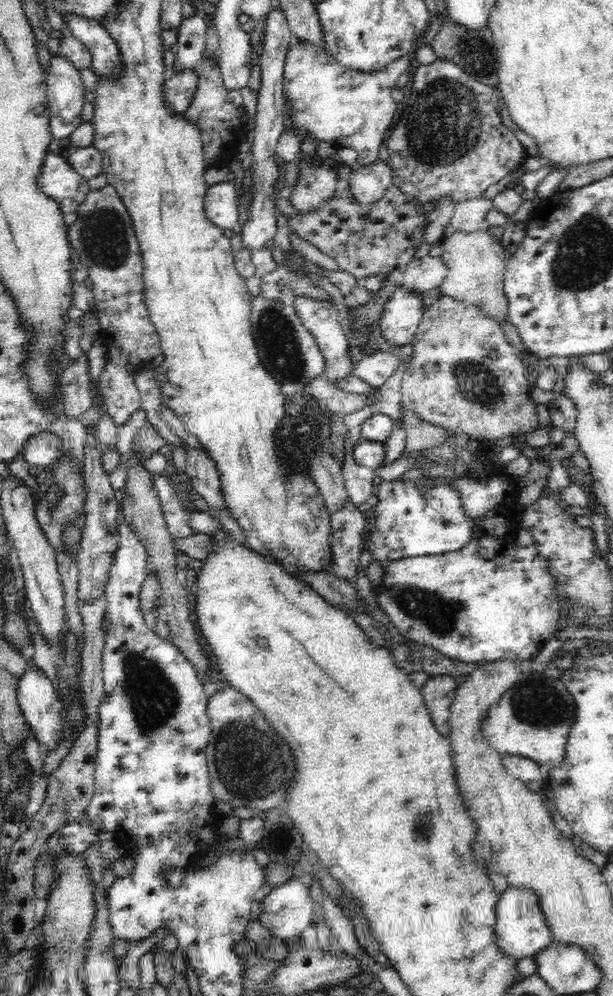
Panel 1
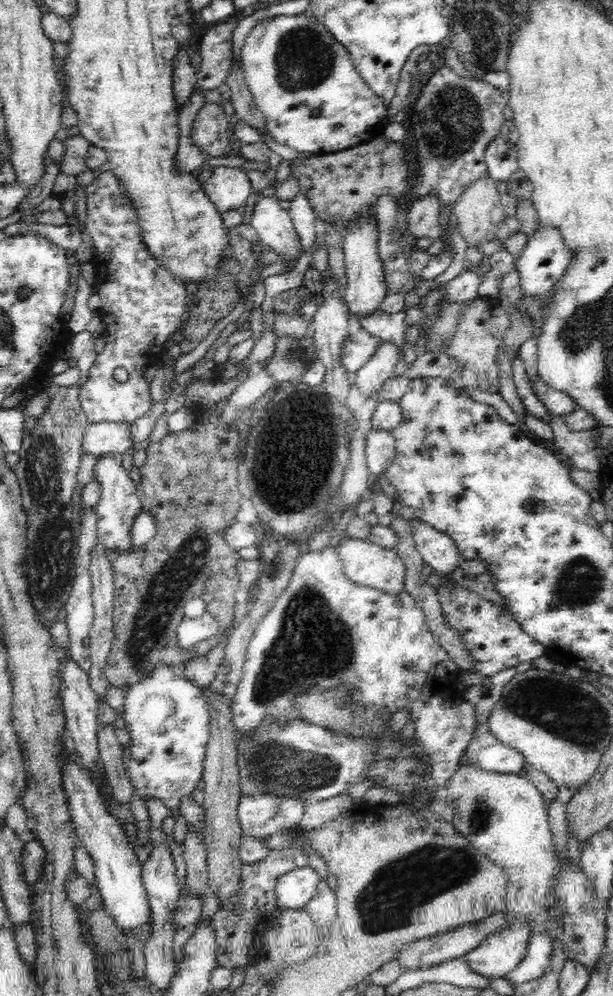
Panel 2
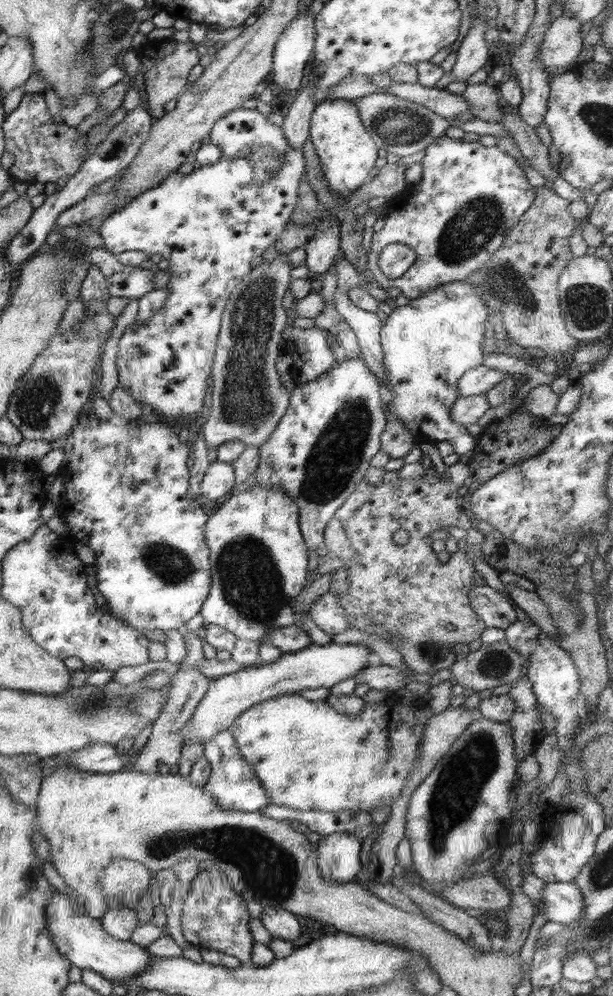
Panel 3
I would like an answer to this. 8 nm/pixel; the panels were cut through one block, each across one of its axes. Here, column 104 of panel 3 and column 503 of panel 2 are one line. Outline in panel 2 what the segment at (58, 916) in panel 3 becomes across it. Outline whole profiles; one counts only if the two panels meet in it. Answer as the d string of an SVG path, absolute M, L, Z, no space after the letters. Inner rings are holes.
M516 926L494 932L463 957L469 969L486 978L504 978L522 962L532 930Z

